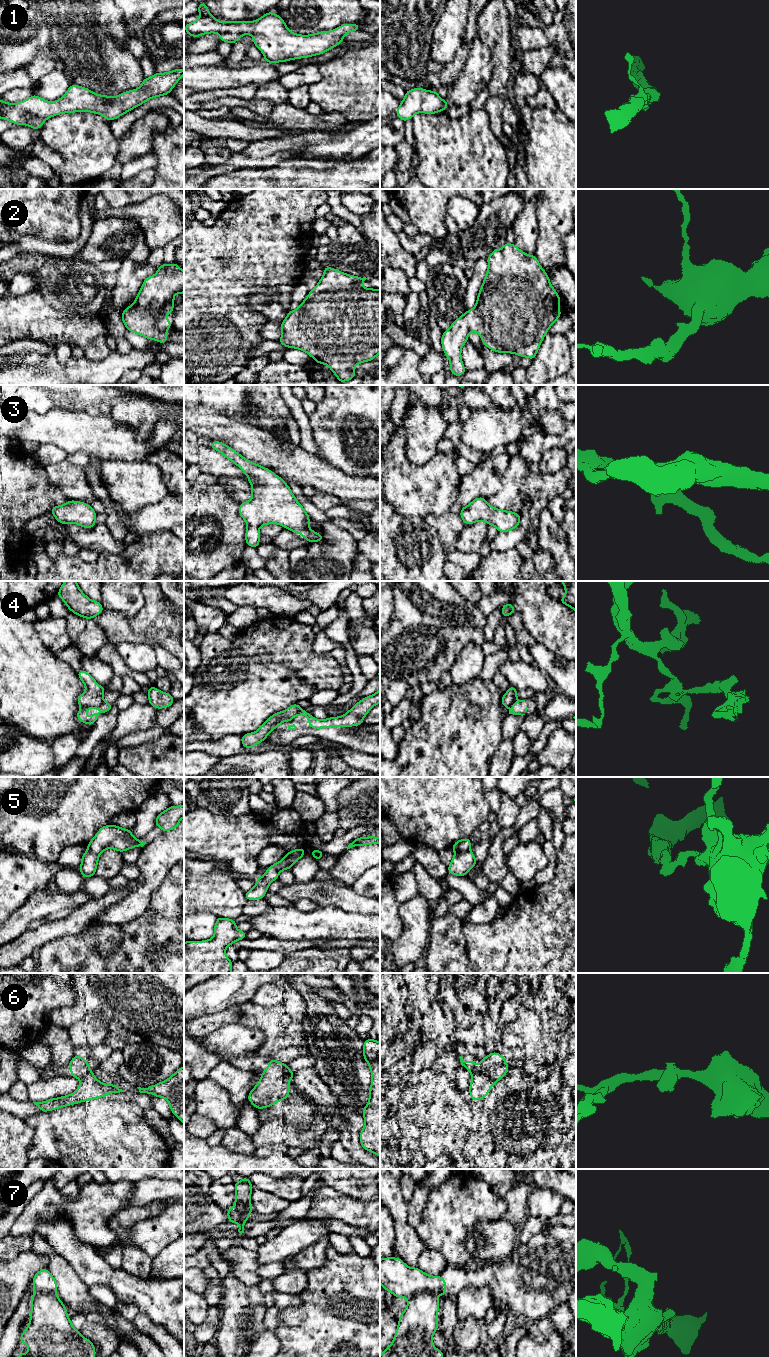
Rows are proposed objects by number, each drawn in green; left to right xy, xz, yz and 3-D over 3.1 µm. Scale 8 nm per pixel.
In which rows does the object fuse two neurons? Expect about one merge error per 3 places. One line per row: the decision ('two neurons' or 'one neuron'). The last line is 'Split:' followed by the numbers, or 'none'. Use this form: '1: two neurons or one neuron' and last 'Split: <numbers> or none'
1: one neuron
2: one neuron
3: one neuron
4: two neurons
5: two neurons
6: two neurons
7: two neurons
Split: 4, 5, 6, 7

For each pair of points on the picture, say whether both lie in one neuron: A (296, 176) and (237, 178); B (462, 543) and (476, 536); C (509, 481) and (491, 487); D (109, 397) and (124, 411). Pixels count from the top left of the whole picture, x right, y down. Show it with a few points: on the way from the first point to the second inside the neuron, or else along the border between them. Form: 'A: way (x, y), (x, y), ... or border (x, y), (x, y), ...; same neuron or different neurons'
A: way (281, 176), (252, 178); same neuron
B: way (465, 542), (473, 536); same neuron
C: border (499, 489), (485, 498); different neurons
D: border (139, 397), (119, 400), (112, 405); different neurons

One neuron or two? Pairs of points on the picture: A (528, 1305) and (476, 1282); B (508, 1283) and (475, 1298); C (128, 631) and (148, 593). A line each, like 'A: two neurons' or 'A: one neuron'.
A: one neuron
B: two neurons
C: one neuron

